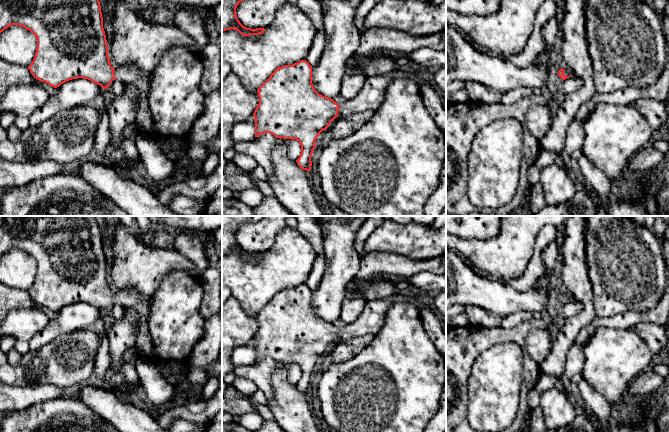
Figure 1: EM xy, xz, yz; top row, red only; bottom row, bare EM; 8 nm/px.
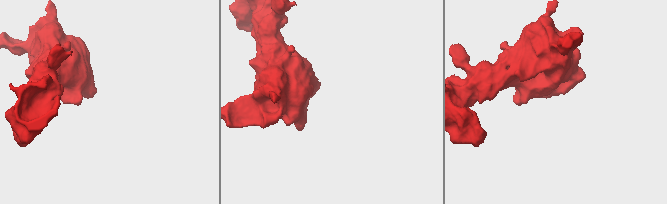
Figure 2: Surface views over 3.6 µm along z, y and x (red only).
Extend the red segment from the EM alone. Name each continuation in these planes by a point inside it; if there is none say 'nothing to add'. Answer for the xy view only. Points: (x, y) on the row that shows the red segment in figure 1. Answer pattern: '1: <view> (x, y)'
1: xy (129, 73)

